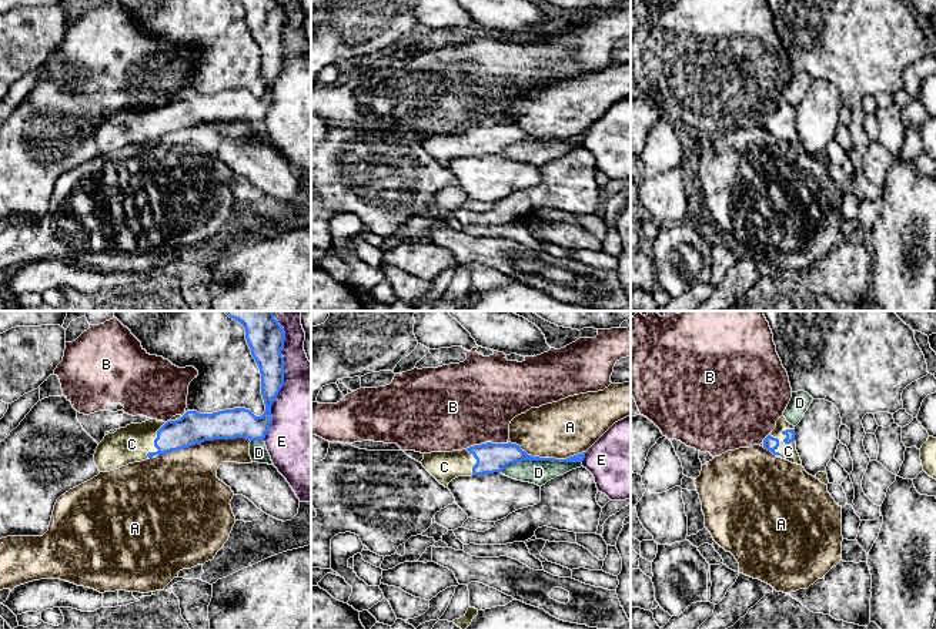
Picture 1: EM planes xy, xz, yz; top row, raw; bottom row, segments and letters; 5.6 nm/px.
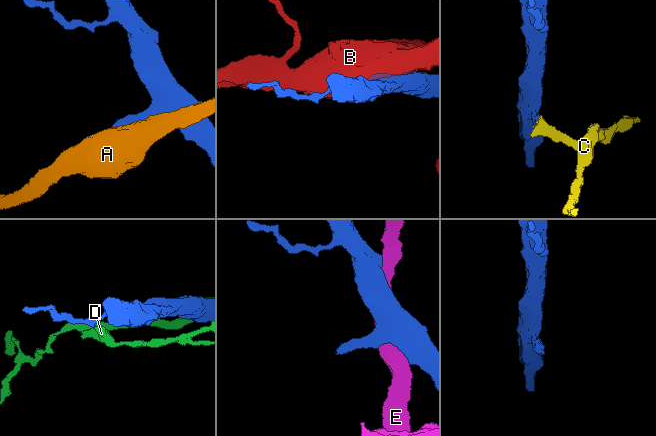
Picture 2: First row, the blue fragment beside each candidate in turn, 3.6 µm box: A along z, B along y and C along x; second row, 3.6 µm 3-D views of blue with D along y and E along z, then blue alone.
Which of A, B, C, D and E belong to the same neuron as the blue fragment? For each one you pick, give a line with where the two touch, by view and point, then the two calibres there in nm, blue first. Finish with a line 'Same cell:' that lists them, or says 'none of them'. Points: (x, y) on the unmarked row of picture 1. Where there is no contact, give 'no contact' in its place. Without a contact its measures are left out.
C: contact xy (154, 124); calibres 180 and 200 nm
Same cell: C

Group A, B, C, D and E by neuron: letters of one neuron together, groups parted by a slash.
A B / C / D / E

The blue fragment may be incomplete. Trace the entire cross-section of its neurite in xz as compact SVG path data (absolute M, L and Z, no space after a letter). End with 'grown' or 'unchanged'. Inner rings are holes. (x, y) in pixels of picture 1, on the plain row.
M481 124L462 131L424 134L422 147L445 168L458 157L501 153L507 145L522 141L582 143L585 133L566 140L528 135L517 124Z | grown

